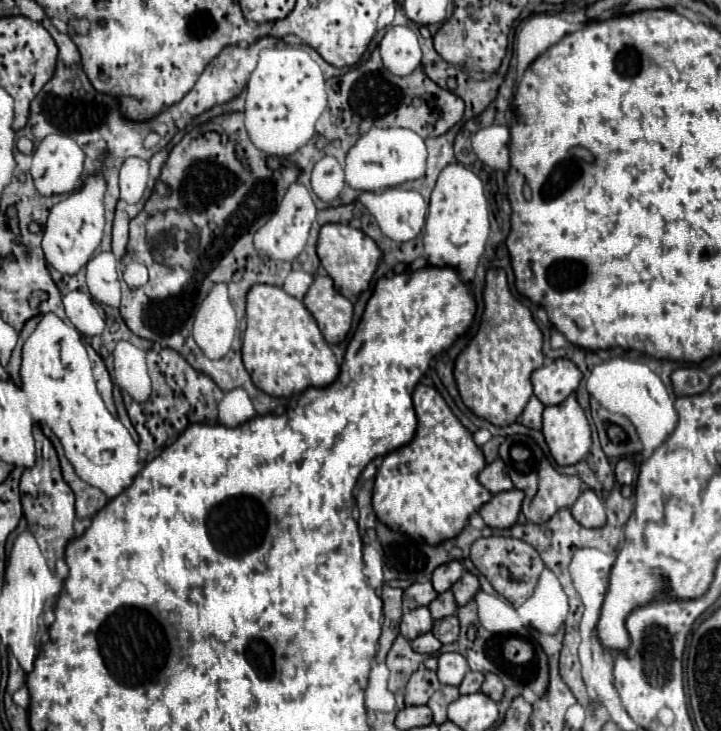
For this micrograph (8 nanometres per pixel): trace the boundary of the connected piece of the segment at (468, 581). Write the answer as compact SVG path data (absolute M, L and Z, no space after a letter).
M465 571L465 573L461 575L461 579L451 587L451 591L453 591L453 595L455 595L457 605L465 605L465 603L471 601L473 595L479 591L479 581L477 581L475 575L471 575L471 573Z

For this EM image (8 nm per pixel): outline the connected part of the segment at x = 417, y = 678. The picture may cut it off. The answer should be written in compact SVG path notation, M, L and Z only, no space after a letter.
M425 667L417 669L405 689L405 703L407 705L425 705L429 697L441 687L435 671L429 671Z

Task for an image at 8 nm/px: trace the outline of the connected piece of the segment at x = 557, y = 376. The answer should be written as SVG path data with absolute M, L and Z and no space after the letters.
M555 359L531 375L535 397L543 405L557 405L571 395L583 379L577 365L569 359Z

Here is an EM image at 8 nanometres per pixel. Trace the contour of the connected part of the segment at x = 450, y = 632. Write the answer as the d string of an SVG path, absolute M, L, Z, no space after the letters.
M455 615L443 617L433 623L431 633L441 641L441 643L453 643L459 637L459 621Z

